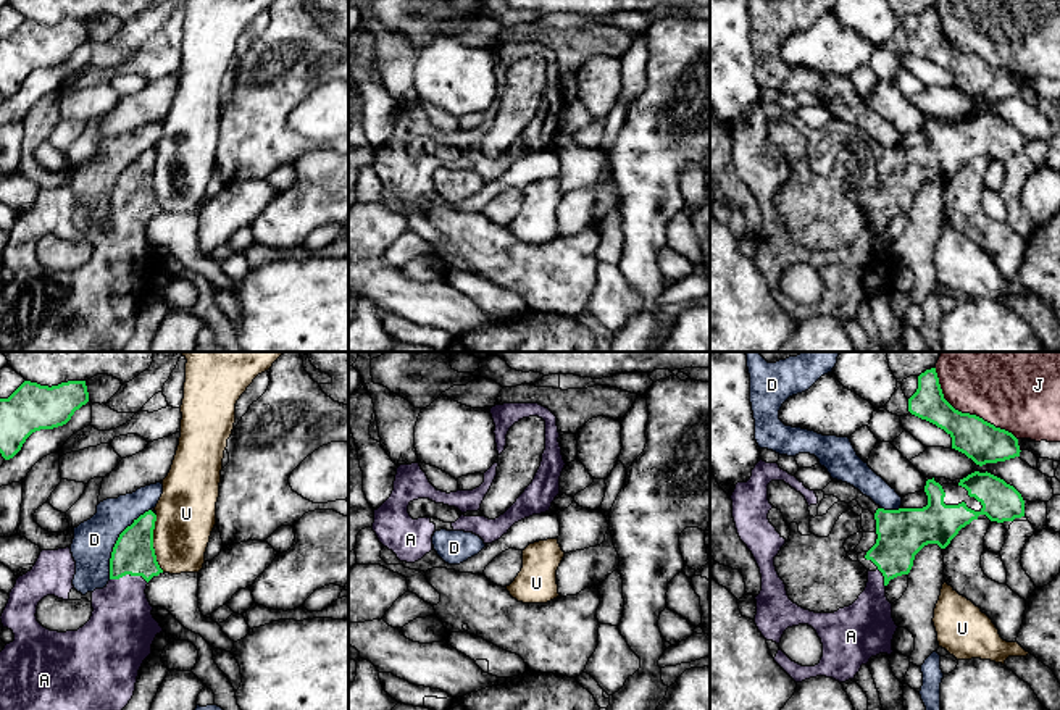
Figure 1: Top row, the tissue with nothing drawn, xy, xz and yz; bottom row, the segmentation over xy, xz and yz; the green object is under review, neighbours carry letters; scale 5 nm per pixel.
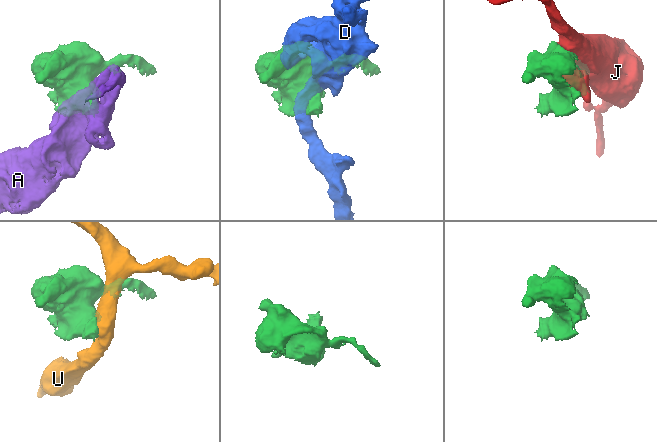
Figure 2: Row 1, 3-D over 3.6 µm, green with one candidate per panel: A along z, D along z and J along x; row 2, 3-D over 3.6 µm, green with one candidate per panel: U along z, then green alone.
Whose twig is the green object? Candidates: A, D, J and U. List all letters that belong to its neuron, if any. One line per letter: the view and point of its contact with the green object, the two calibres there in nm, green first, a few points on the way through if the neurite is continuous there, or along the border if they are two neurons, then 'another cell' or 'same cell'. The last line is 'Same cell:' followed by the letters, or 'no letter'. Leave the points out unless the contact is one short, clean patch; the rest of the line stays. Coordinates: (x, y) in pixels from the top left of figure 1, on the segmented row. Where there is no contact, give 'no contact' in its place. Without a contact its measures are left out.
A: contact xy (129, 573); calibres 200 and 300 nm; way xy (133, 554), (129, 573), (121, 622); same cell
D: contact xy (116, 541); calibres 200 and 200 nm; border xy (150, 509), (141, 513), (120, 534), (112, 552), (108, 578); another cell
J: contact yz (967, 413); calibres 200 and 480 nm; another cell
U: contact xy (152, 544); calibres 200 and 300 nm; border xy (155, 515), (154, 554), (163, 572); another cell
Same cell: A

